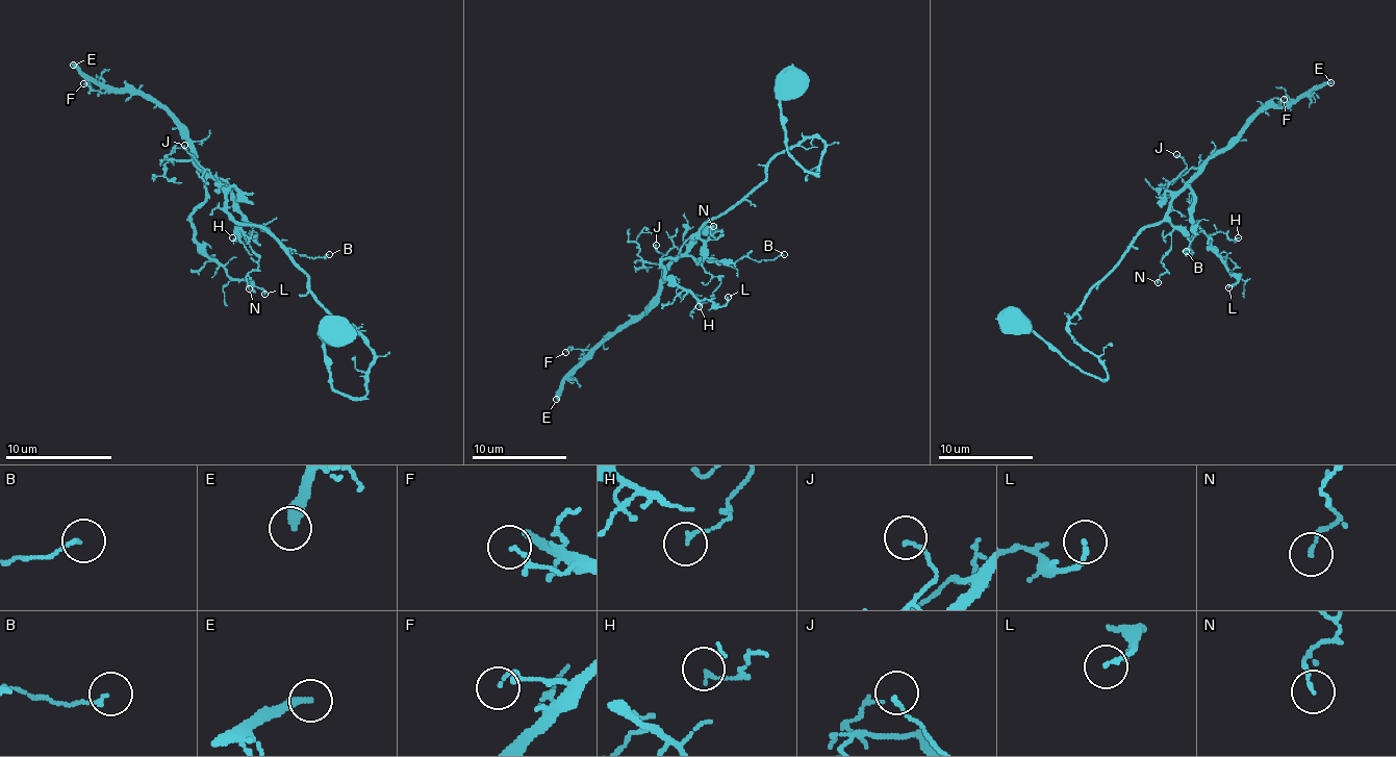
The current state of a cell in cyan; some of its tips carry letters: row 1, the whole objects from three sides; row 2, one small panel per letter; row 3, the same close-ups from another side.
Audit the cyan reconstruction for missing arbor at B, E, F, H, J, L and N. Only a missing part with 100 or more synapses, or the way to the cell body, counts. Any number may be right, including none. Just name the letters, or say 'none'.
E

